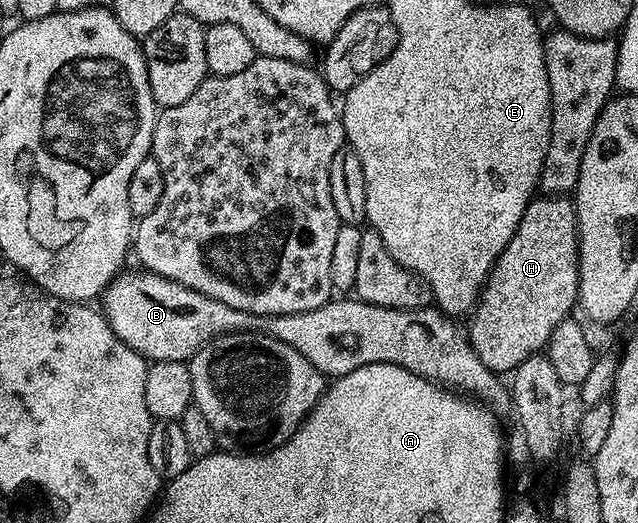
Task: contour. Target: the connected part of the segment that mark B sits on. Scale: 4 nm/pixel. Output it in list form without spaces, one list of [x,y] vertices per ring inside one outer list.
[[[138,271],[139,273],[120,272],[101,294],[101,312],[119,339],[137,351],[148,362],[153,361],[185,361],[190,362],[197,350],[207,344],[212,337],[221,337],[225,333],[264,333],[266,337],[277,339],[293,351],[301,351],[313,367],[323,374],[324,378],[334,379],[349,375],[349,371],[357,371],[366,365],[396,365],[402,369],[421,375],[426,381],[433,381],[460,395],[473,395],[474,400],[484,404],[496,415],[510,414],[513,406],[511,395],[506,384],[501,382],[500,374],[494,373],[481,359],[477,359],[477,351],[473,351],[468,334],[458,329],[456,322],[437,307],[421,309],[394,309],[381,307],[373,303],[365,303],[358,299],[351,301],[326,301],[321,307],[313,307],[313,311],[301,311],[297,315],[277,315],[266,317],[249,311],[241,311],[229,307],[229,303],[221,303],[212,297],[201,295],[201,291],[193,291],[173,279],[165,279],[156,273]]]

